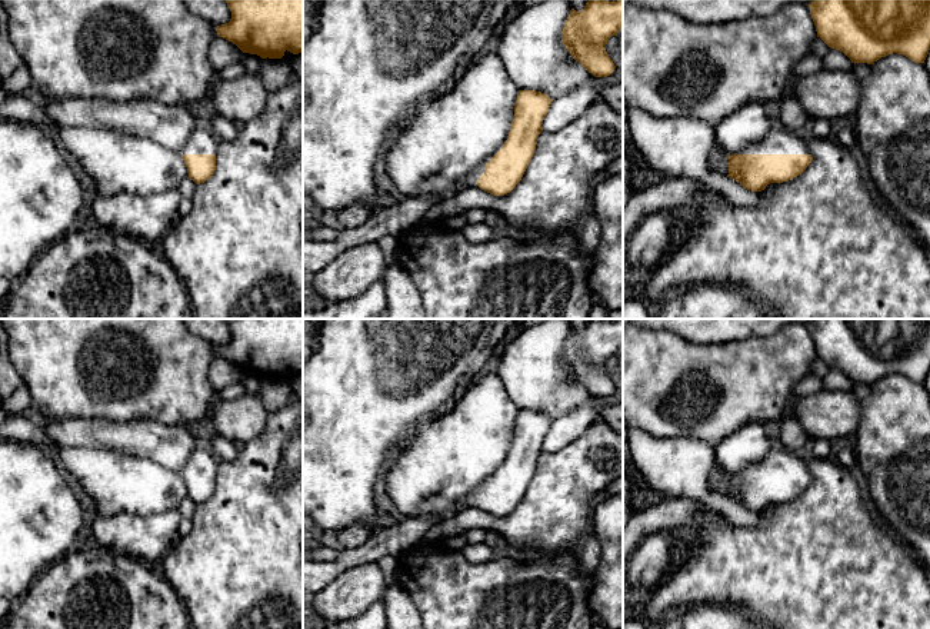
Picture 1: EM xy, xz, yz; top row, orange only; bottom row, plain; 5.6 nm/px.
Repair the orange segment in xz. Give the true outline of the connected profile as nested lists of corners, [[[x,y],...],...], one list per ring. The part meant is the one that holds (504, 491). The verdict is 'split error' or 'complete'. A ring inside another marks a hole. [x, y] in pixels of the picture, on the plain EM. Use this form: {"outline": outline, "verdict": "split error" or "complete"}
{"outline": [[[519,410],[507,460],[466,500],[469,509],[504,516],[516,507],[534,475],[551,422],[541,412]]], "verdict": "split error"}

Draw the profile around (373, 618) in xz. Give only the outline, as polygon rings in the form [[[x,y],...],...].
[[[380,599],[359,616],[341,623],[331,623],[326,629],[386,629],[386,626],[384,600]]]

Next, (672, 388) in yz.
[[[799,322],[770,336],[720,345],[691,343],[669,330],[627,325],[623,329],[623,422],[654,437],[691,437],[716,449],[724,437],[749,423],[781,422],[797,399],[794,385],[809,375],[816,357],[810,327]]]

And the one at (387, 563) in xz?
[[[383,556],[377,565],[383,570],[384,580],[387,585],[397,583],[397,576],[396,576],[396,568],[397,568],[397,559],[393,556]]]

